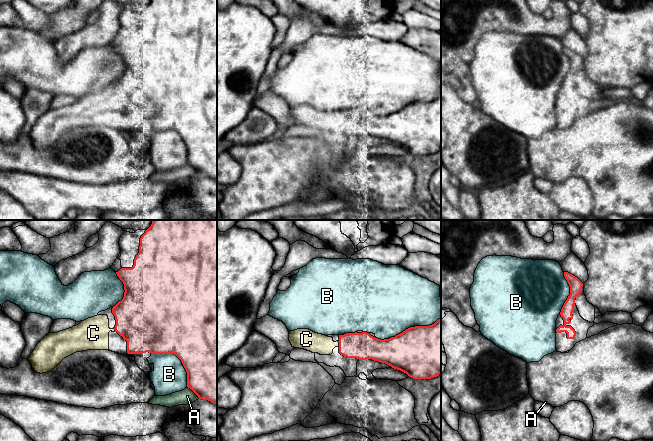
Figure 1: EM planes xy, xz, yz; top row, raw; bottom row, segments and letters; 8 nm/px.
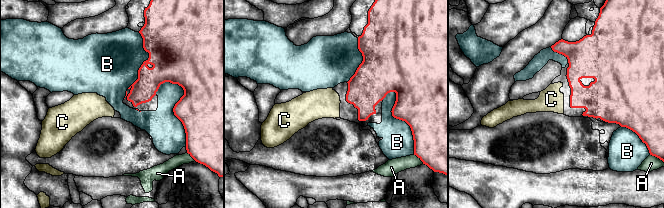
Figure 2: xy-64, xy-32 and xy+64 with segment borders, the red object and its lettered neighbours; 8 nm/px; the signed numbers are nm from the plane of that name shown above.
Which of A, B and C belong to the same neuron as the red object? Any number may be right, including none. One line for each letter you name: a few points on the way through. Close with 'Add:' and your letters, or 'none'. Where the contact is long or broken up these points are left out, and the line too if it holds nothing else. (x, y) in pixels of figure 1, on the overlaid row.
C: across xz (362, 346), (339, 344), (316, 343)
Add: C

